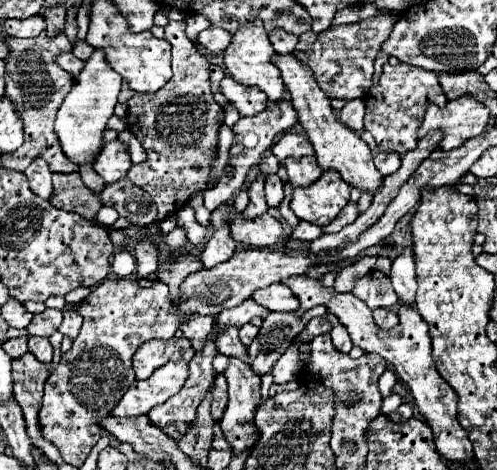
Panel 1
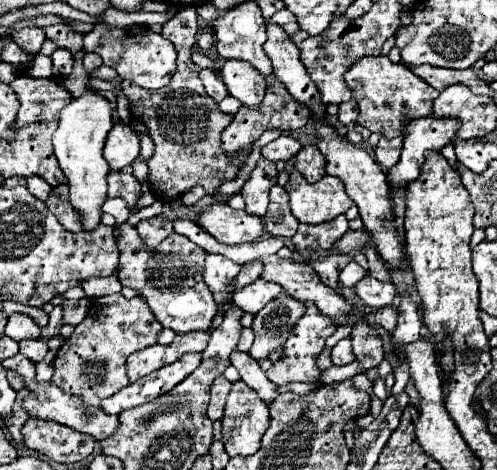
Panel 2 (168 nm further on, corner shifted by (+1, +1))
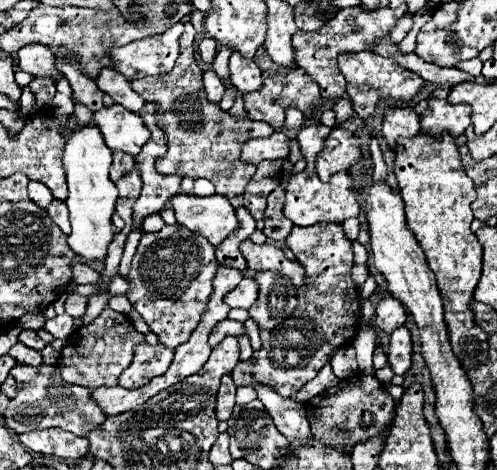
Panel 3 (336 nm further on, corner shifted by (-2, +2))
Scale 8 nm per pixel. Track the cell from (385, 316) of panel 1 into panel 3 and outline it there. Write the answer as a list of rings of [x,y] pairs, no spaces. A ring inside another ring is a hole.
[[[386,297],[376,305],[376,317],[374,323],[376,327],[380,327],[384,333],[392,333],[396,327],[400,327],[406,321],[406,309],[404,305],[394,299],[394,297]]]

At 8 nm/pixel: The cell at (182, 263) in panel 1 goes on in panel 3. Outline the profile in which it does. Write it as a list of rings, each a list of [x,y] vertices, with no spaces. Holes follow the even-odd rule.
[[[164,225],[164,229],[170,231],[142,235],[132,259],[128,275],[130,289],[126,295],[148,323],[150,331],[160,337],[162,345],[178,347],[188,341],[190,333],[208,309],[210,295],[214,293],[212,279],[216,275],[218,261],[214,247],[202,235],[196,235],[182,225]]]

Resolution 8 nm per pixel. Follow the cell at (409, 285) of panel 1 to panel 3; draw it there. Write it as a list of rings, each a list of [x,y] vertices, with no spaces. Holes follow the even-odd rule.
[[[406,325],[398,327],[390,337],[388,363],[396,375],[406,375],[406,371],[412,365],[412,337]]]

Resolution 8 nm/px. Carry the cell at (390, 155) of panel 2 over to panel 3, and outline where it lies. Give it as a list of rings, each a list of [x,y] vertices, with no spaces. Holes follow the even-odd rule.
[[[388,109],[384,115],[382,137],[386,145],[394,151],[398,139],[416,137],[420,133],[420,117],[412,109]]]

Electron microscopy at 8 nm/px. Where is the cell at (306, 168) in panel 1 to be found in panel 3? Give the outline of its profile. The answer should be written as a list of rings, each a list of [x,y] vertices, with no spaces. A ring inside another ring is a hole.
[[[332,129],[322,151],[316,157],[316,173],[320,181],[328,181],[334,173],[350,169],[360,159],[360,141],[346,129]]]

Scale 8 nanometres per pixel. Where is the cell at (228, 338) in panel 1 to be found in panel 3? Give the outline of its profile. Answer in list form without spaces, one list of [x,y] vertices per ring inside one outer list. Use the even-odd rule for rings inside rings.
[[[256,383],[254,389],[256,389],[258,399],[264,403],[266,411],[270,413],[274,425],[278,427],[282,435],[286,435],[286,439],[300,439],[300,441],[308,439],[310,423],[308,423],[304,403],[278,395],[266,383]]]

